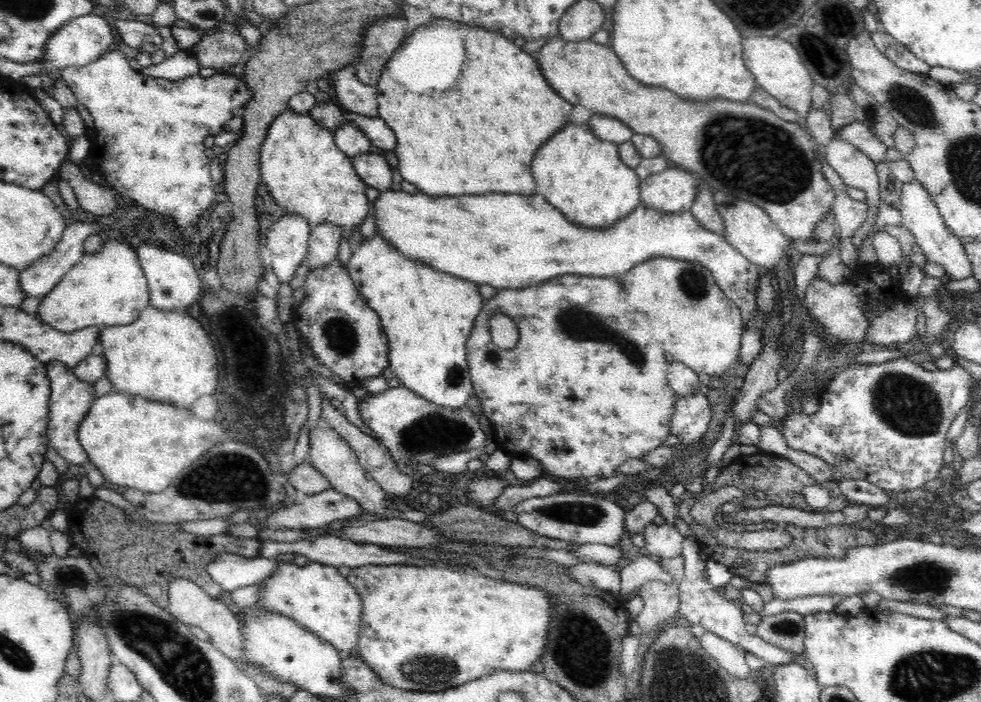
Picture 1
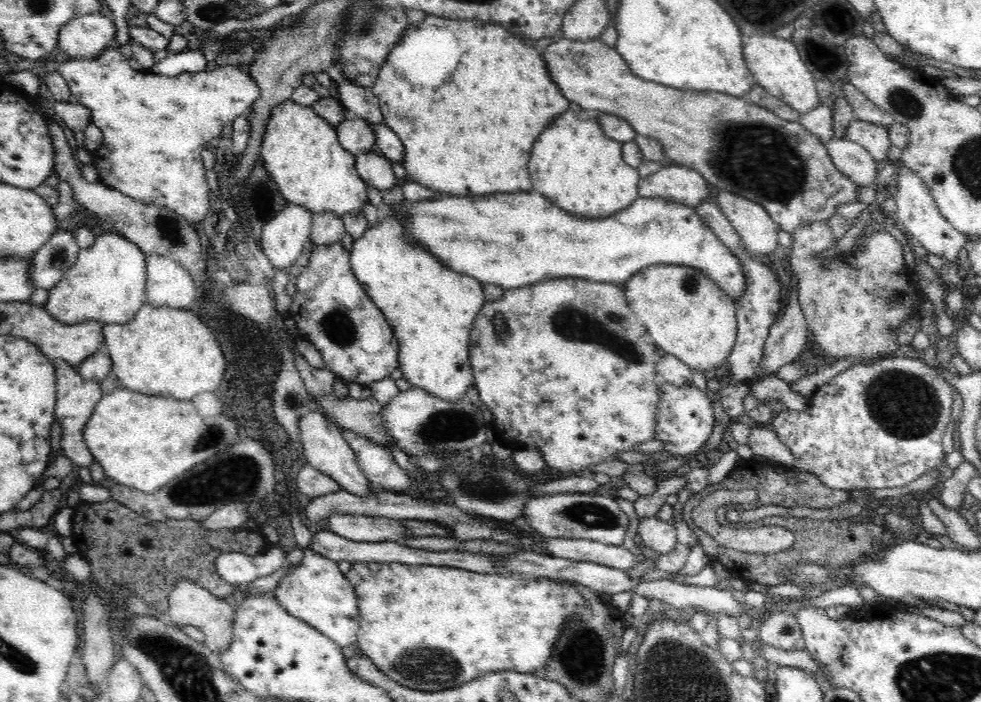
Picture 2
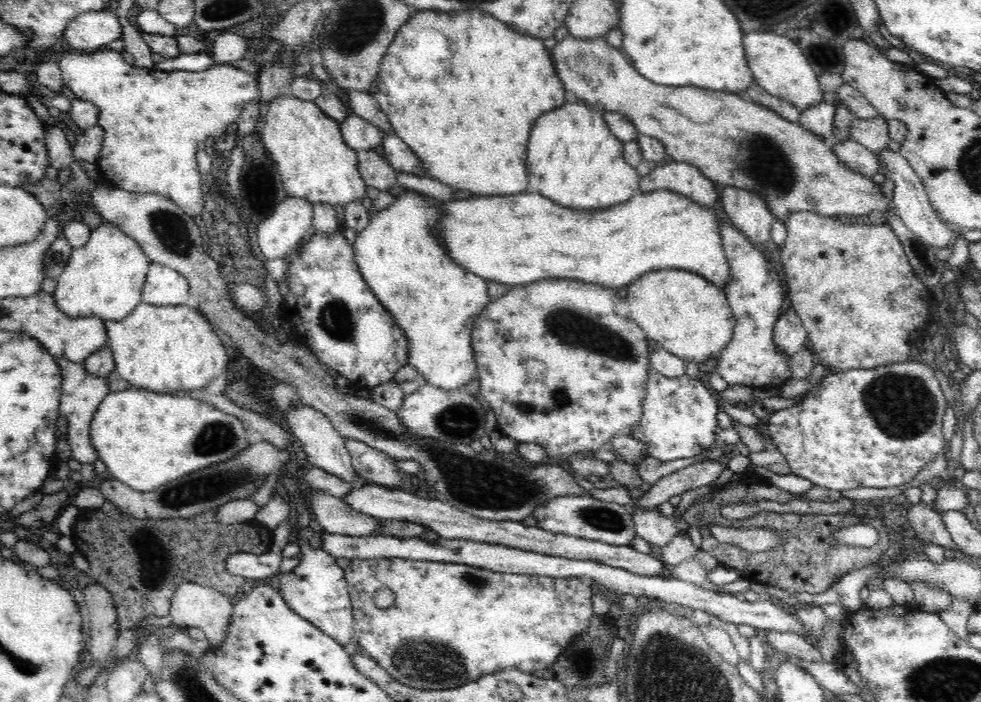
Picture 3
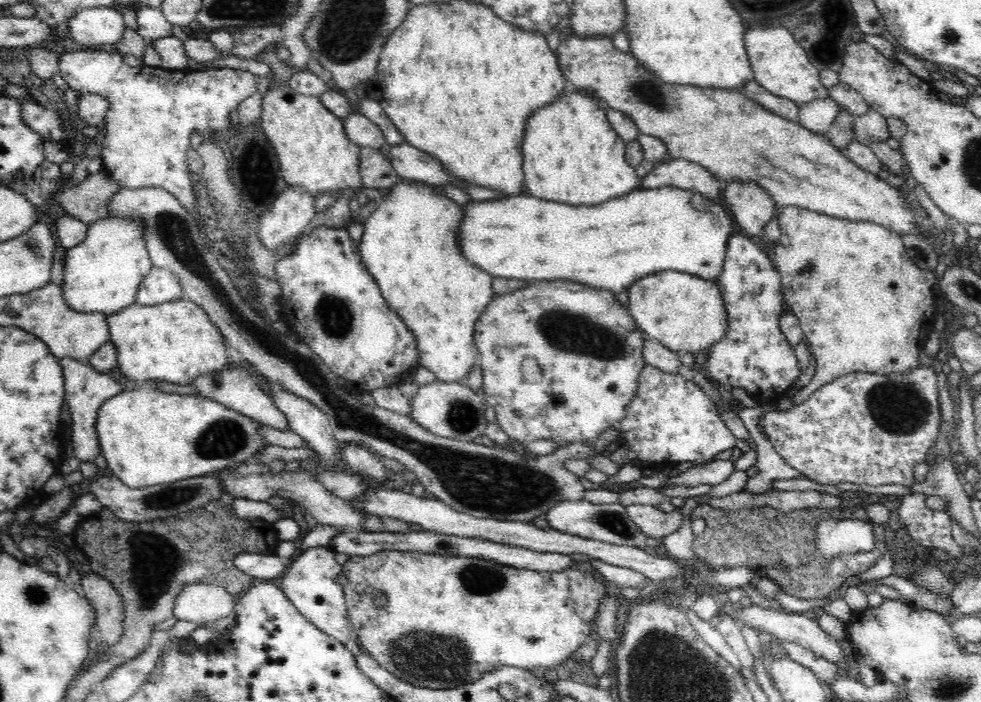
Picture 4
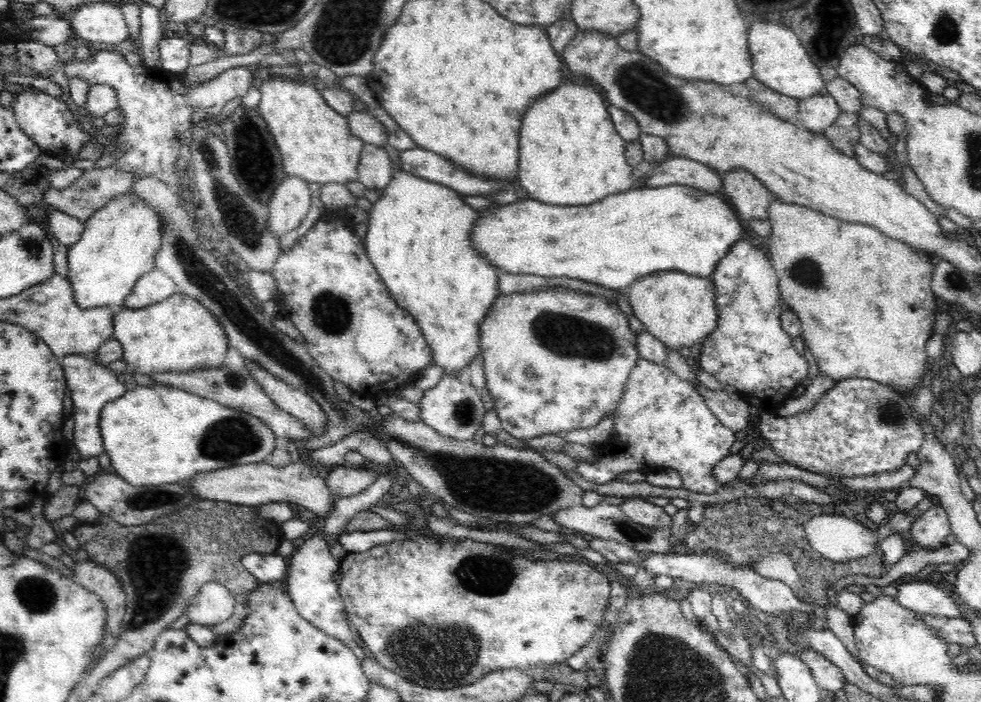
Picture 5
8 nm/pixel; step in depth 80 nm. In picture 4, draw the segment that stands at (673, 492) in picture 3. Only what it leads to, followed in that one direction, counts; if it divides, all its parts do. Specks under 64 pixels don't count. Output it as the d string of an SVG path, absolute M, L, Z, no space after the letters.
M714 460L712 462L690 467L686 471L671 476L665 485L658 490L668 490L668 488L676 488L676 486L698 486L698 484L720 484L734 472L734 462L727 460Z

